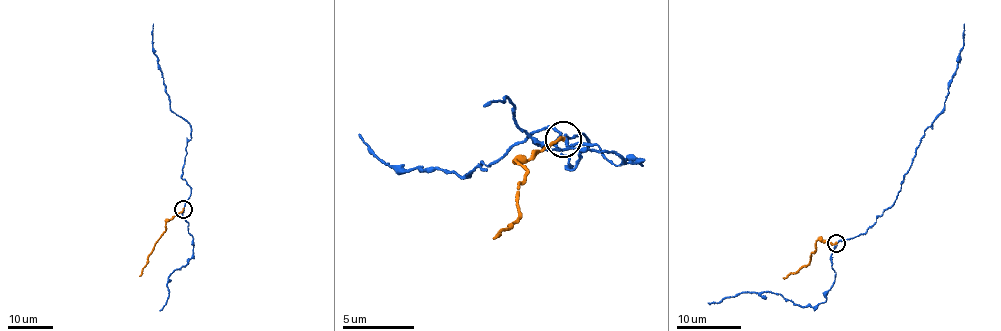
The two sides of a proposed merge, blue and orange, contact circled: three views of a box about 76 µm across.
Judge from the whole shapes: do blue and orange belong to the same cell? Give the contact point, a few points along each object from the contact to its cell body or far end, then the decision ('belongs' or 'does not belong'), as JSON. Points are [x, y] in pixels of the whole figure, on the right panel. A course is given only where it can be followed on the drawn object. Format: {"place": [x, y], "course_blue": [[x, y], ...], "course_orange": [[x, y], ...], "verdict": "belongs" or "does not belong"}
{"place": [836, 243], "course_blue": [[837, 244], [865, 233], [894, 203], [920, 139], [944, 105], [962, 46], [963, 24]], "course_orange": [[836, 243], [816, 242], [816, 250], [807, 265], [783, 277]], "verdict": "does not belong"}

